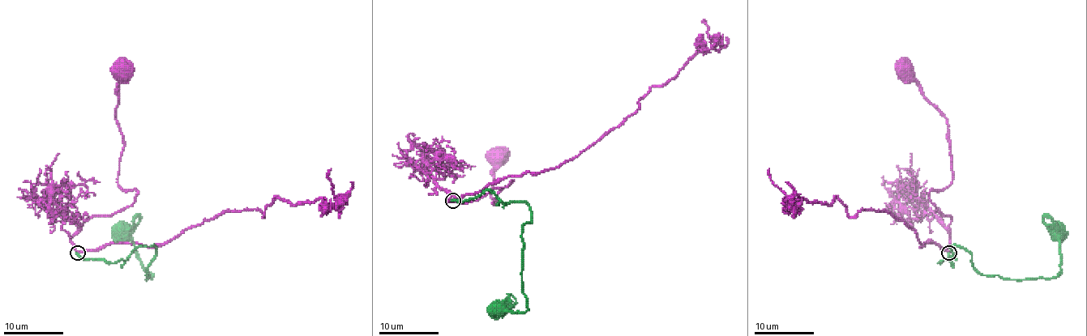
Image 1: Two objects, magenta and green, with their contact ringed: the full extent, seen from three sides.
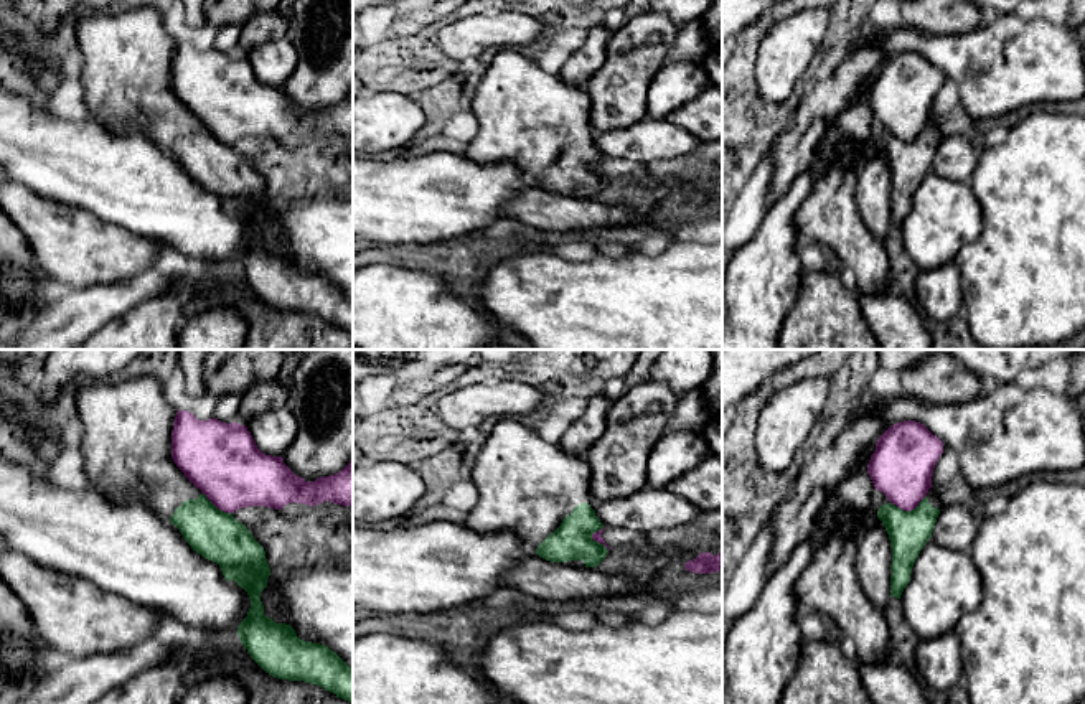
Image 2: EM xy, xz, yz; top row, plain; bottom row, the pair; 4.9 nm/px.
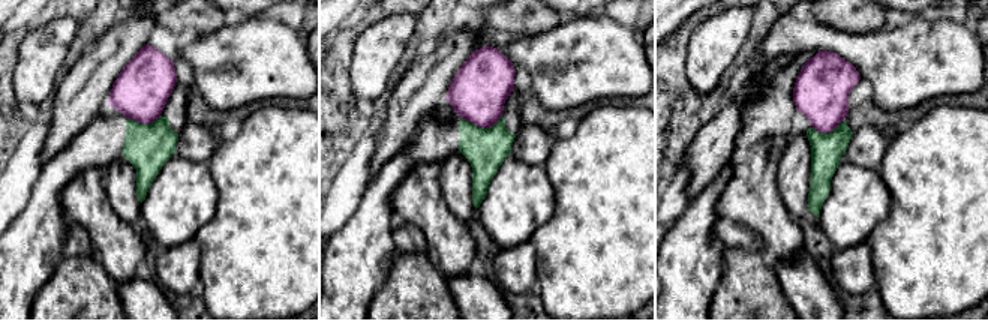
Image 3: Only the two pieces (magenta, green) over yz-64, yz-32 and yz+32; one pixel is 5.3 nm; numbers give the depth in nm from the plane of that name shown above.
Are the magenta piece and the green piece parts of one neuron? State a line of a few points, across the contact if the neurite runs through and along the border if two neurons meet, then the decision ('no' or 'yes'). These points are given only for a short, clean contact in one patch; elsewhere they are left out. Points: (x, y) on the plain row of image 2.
line yz (925, 126), (911, 140), (901, 140), (891, 134); no

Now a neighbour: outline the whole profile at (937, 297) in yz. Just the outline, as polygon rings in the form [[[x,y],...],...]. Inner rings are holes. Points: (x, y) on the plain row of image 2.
[[[956,264],[920,270],[915,280],[915,298],[918,310],[937,321],[960,317],[963,298]]]

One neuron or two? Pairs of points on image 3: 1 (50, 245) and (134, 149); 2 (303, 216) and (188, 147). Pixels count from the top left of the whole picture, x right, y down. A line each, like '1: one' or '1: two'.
1: one
2: two

